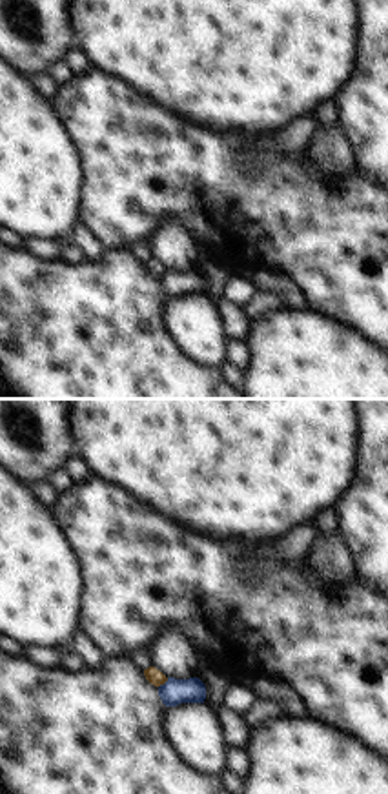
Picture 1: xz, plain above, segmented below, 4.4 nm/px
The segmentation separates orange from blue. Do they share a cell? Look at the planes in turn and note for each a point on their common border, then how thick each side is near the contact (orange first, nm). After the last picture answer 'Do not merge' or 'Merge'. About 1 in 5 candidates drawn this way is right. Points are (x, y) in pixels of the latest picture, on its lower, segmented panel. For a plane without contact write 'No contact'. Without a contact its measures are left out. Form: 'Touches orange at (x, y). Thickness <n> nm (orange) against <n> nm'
Touches orange at (163, 683). Thickness 70 nm (orange) against 120 nm.

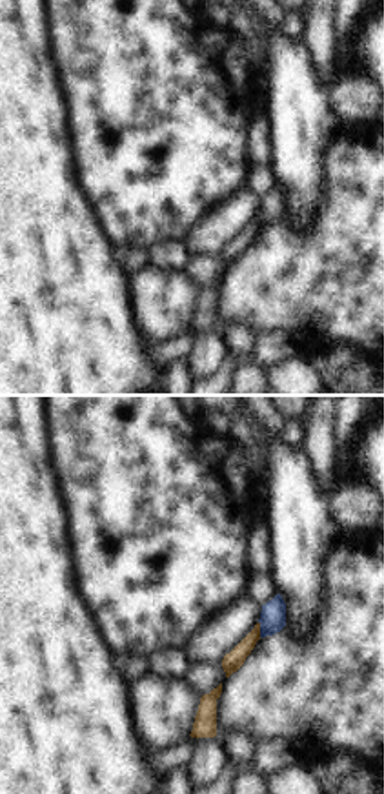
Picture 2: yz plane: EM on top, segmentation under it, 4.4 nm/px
Touches orange at (259, 629). Thickness 90 nm (orange) against 110 nm.

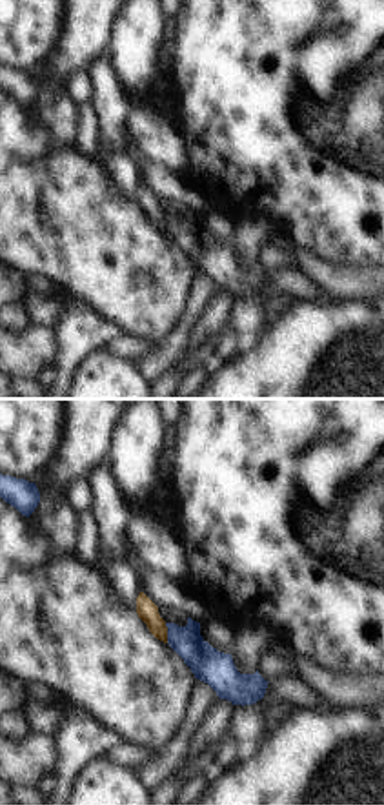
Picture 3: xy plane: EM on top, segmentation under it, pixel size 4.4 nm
Touches orange at (166, 632). Thickness 90 nm (orange) against 150 nm.

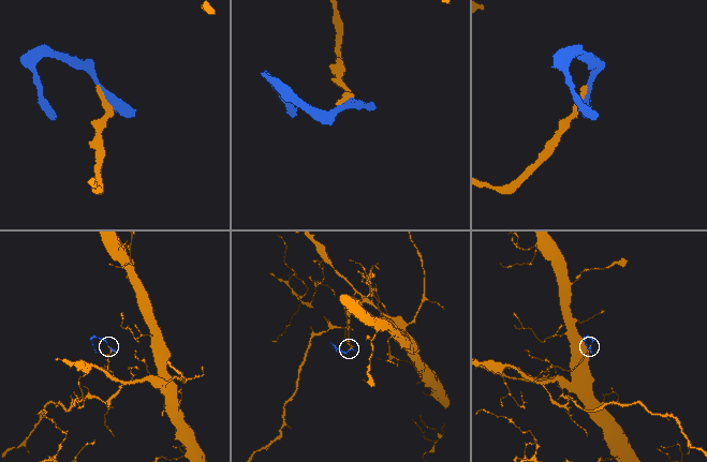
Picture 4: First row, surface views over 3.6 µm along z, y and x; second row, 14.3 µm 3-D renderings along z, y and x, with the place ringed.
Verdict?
Do not merge.

